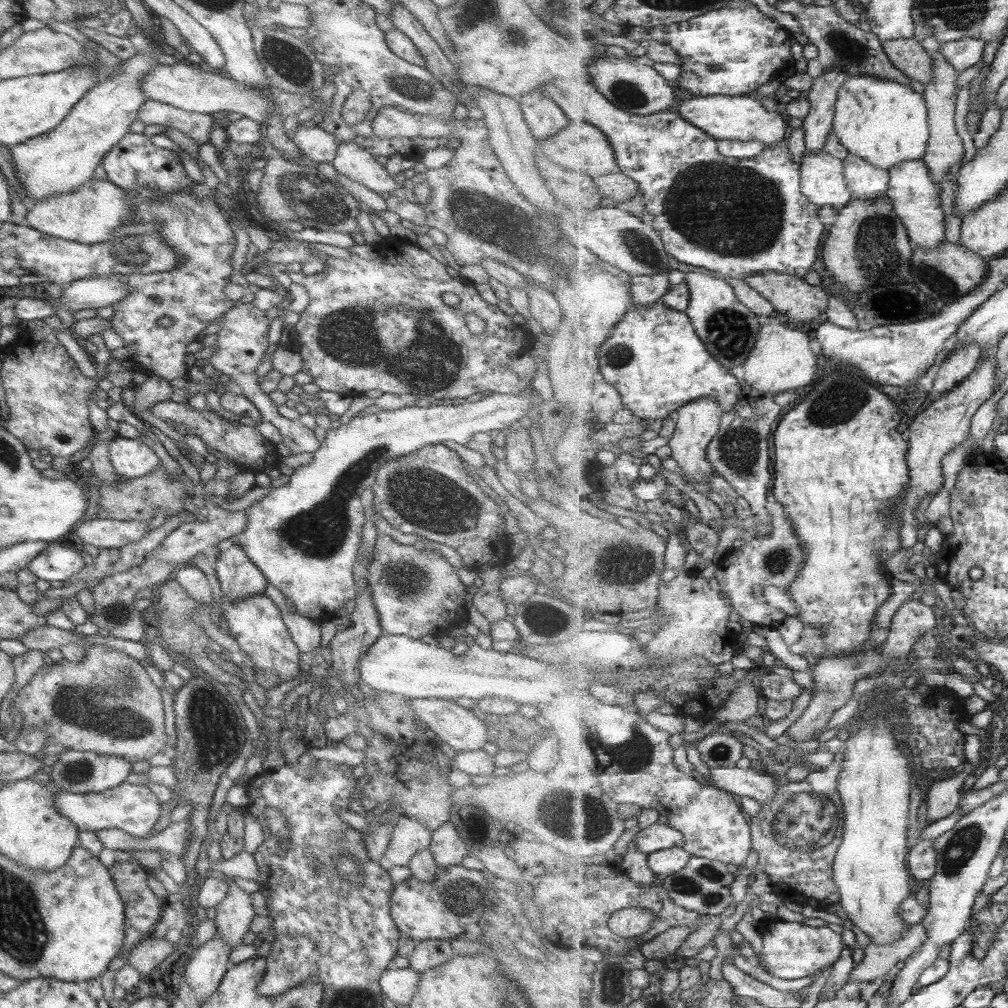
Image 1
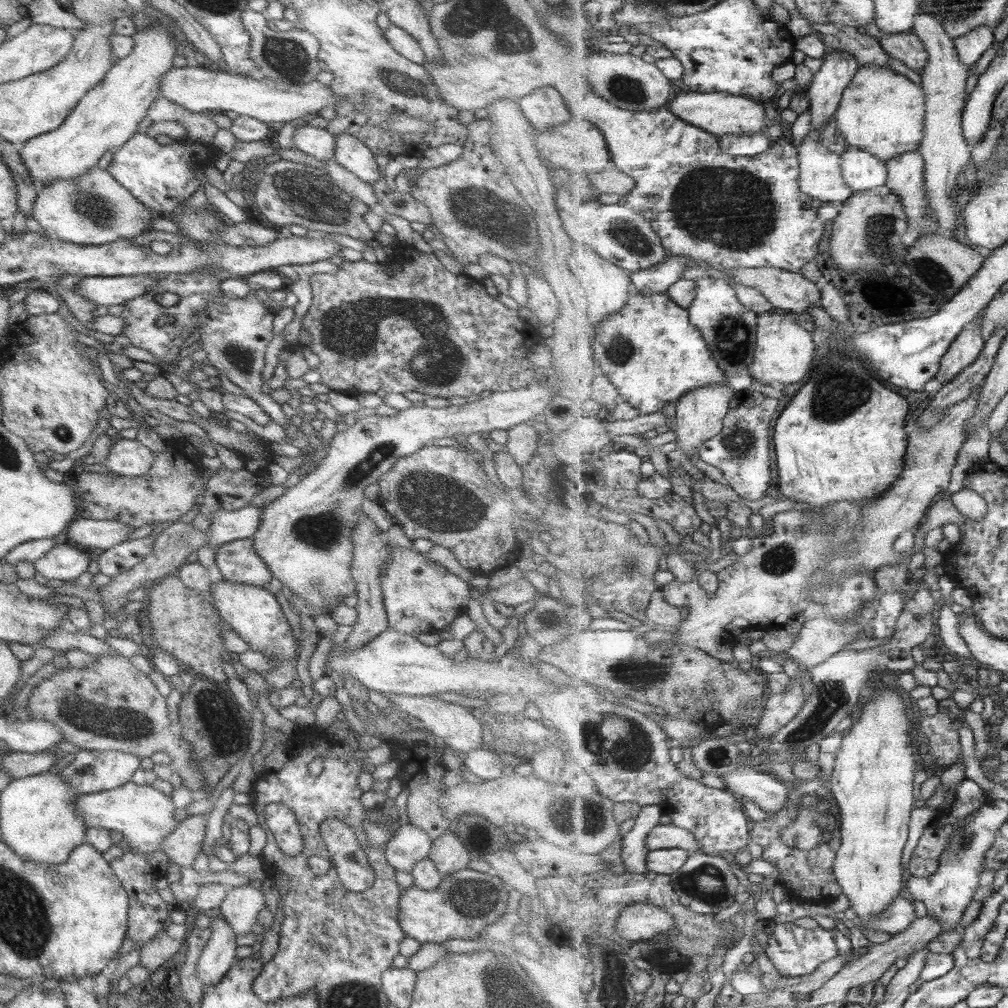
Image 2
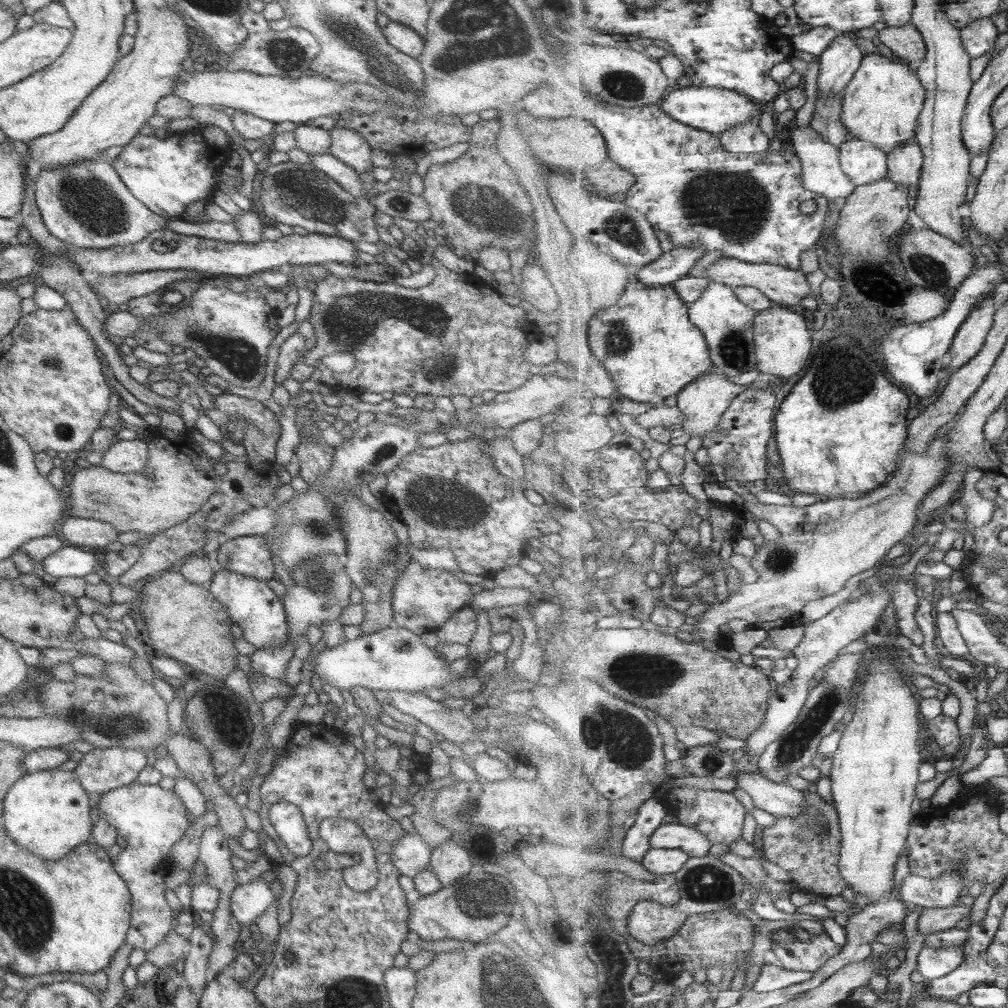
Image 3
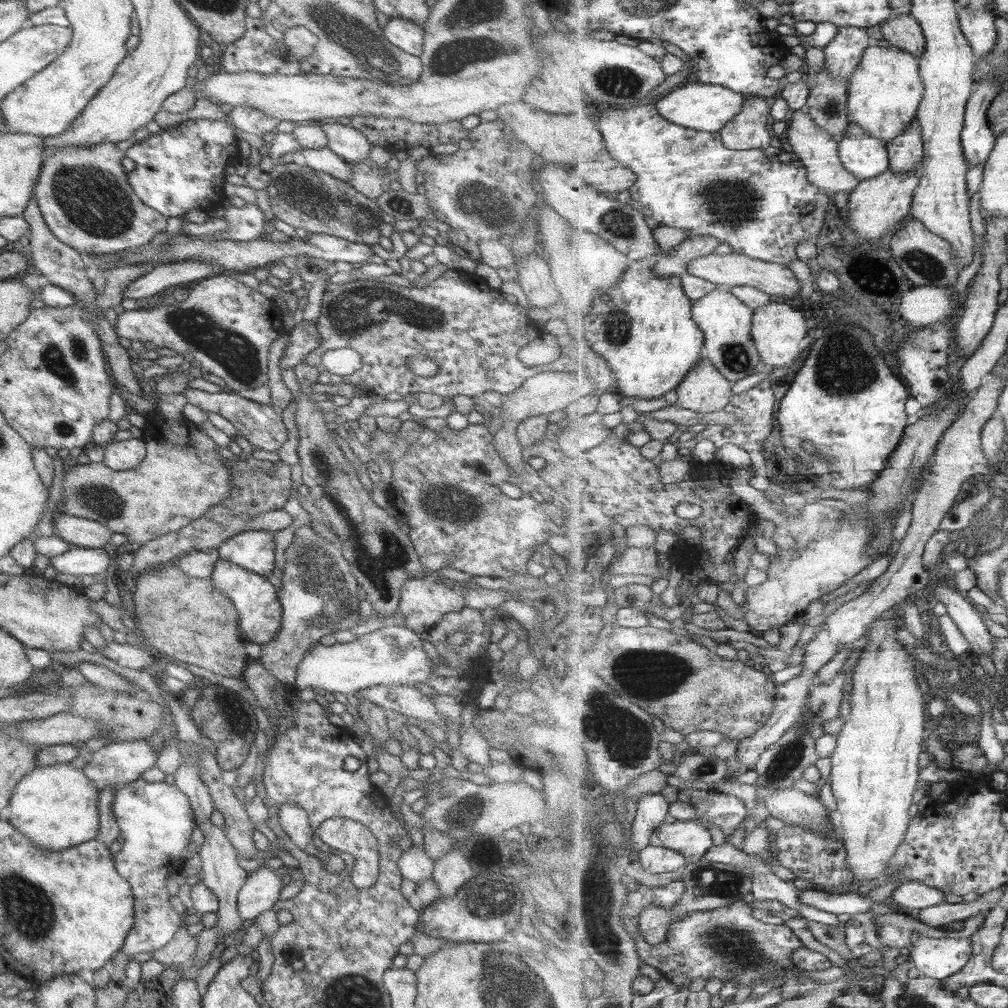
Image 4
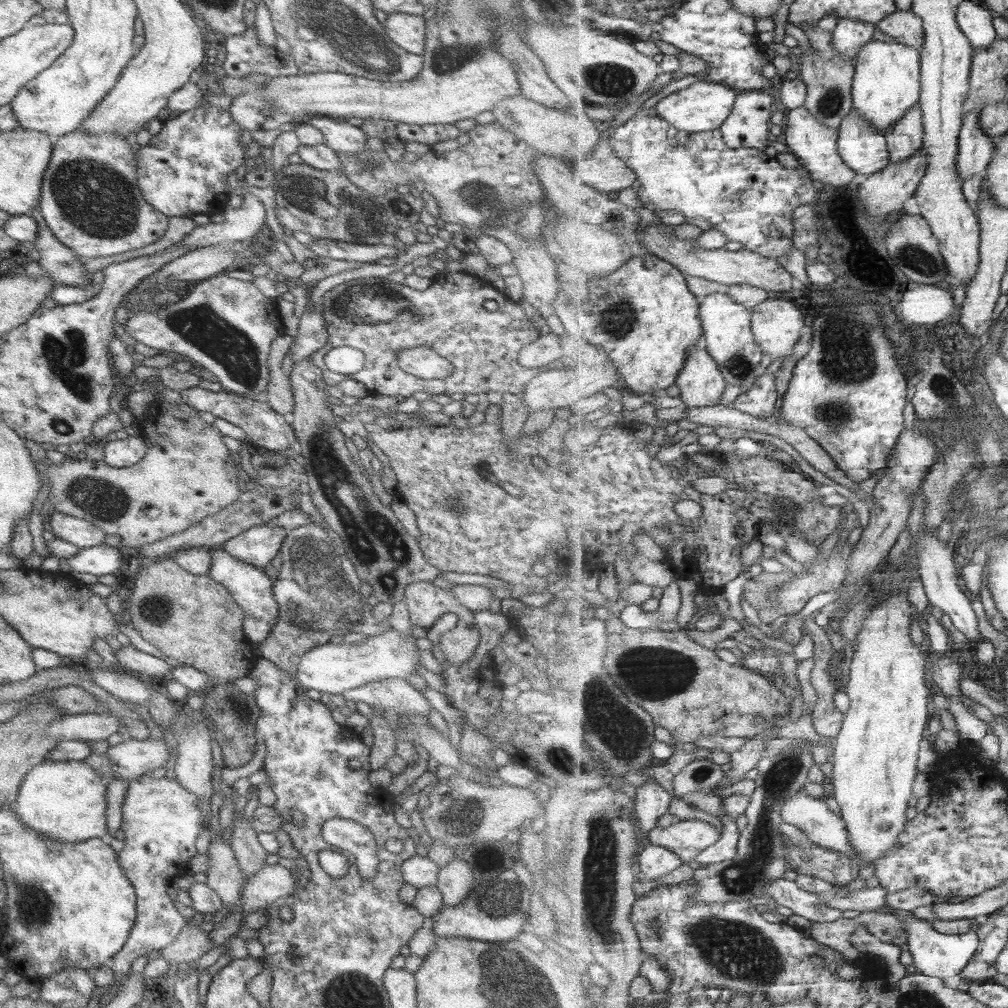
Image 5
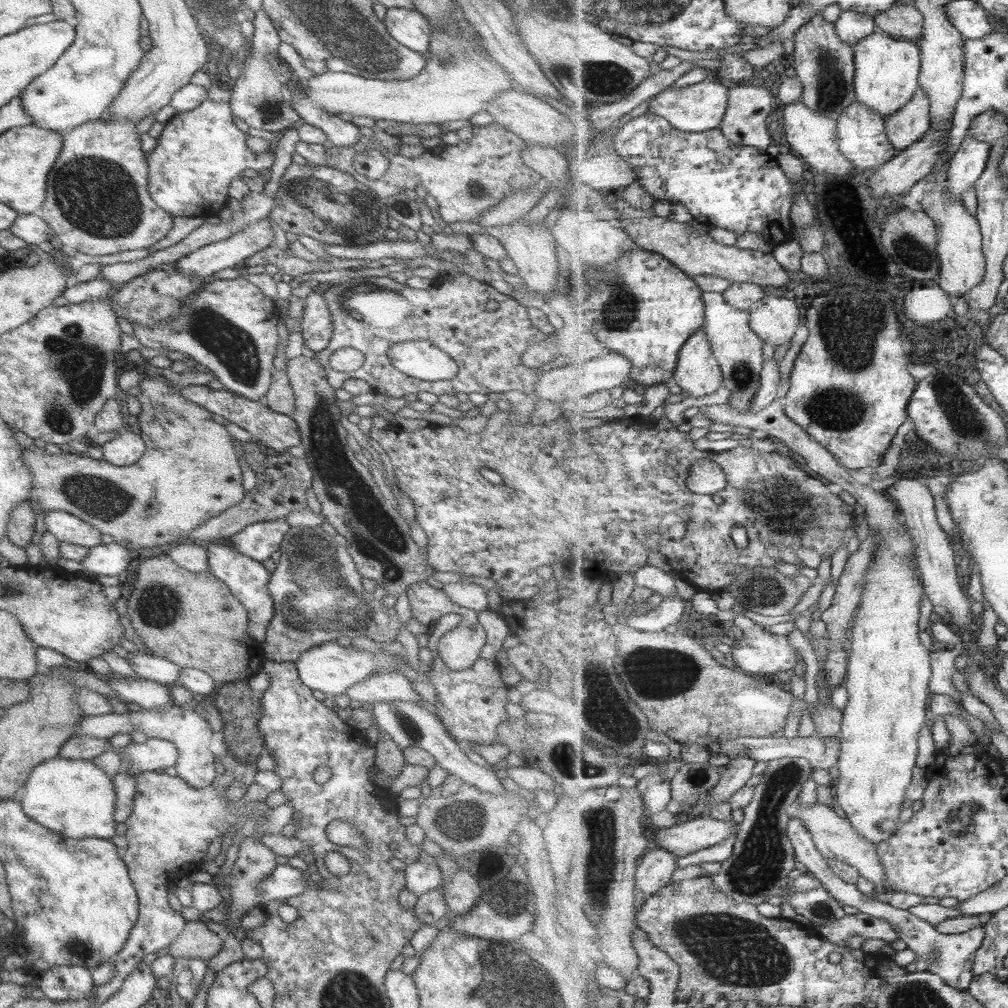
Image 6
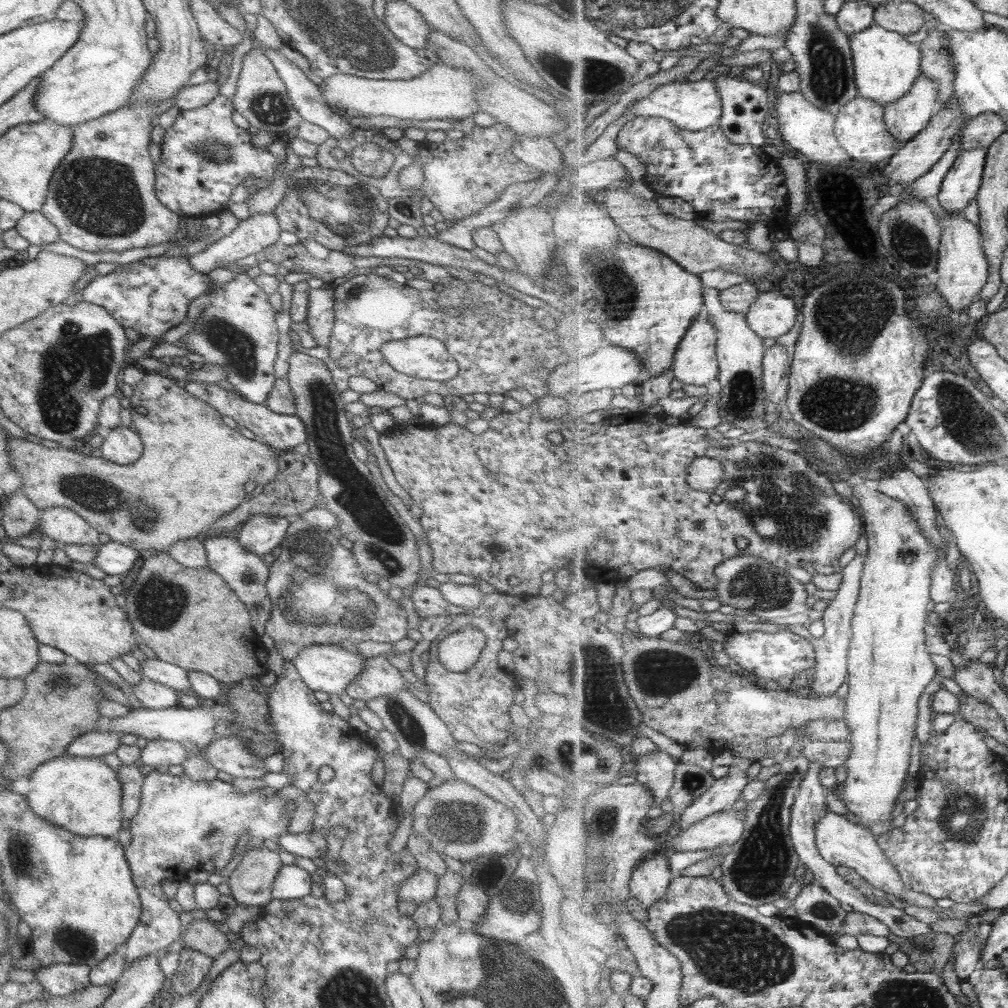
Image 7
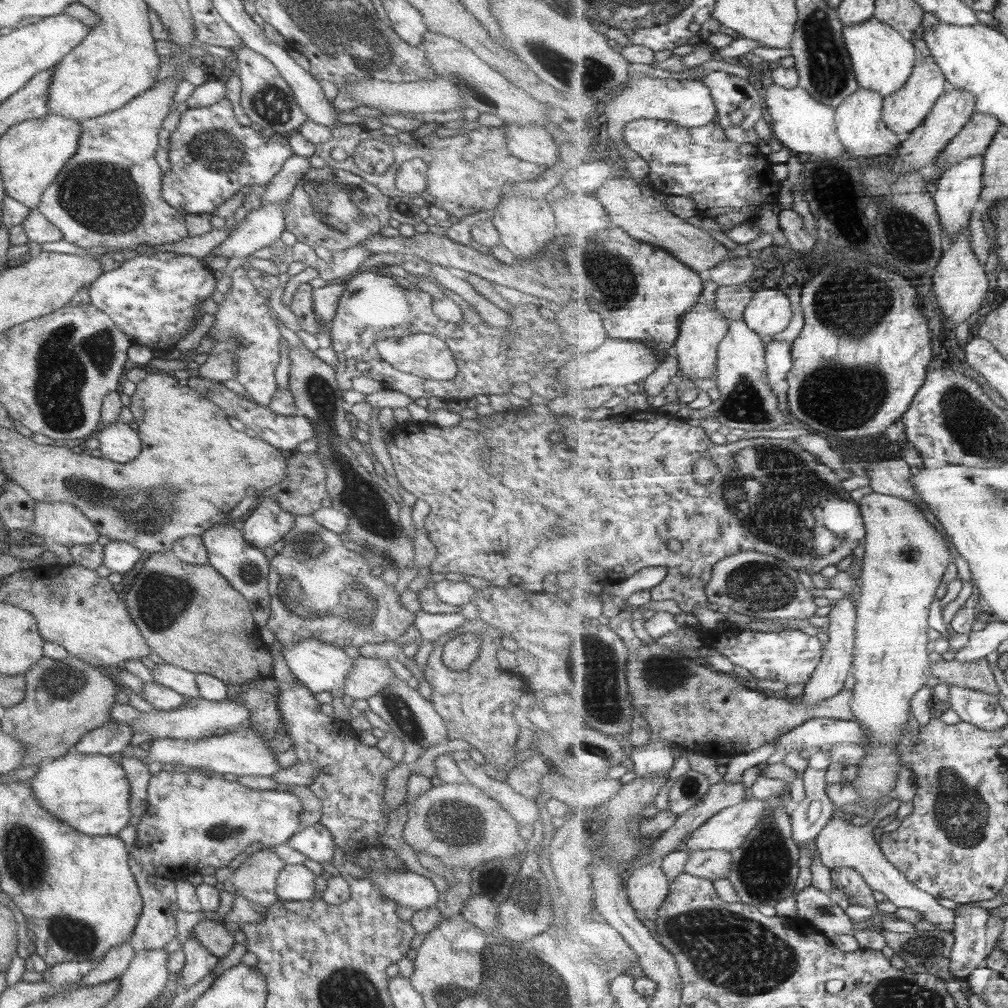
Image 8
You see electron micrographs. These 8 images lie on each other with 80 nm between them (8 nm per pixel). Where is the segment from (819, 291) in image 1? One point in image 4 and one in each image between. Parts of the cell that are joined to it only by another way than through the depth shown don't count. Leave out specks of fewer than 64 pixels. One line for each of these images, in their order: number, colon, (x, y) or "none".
2: (789, 291)
3: (786, 287)
4: (733, 269)

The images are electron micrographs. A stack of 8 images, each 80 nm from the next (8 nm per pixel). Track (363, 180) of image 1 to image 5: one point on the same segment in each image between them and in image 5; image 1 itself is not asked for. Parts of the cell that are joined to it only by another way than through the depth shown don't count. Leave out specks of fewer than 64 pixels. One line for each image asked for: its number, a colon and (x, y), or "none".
2: (350, 154)
3: (347, 146)
4: (350, 144)
5: (339, 136)

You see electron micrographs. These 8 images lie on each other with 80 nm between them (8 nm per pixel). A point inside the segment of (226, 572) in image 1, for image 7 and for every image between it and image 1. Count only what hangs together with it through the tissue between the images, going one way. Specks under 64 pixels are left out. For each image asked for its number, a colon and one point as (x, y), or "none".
2: (237, 562)
3: (248, 556)
4: (252, 550)
5: (255, 546)
6: (259, 540)
7: (259, 534)

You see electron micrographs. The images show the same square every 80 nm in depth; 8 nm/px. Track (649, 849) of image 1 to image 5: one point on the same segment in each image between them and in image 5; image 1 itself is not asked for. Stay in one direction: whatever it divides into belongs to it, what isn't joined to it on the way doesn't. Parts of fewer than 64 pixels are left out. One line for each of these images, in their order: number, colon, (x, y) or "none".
2: (665, 836)
3: (695, 844)
4: (693, 840)
5: (690, 838)

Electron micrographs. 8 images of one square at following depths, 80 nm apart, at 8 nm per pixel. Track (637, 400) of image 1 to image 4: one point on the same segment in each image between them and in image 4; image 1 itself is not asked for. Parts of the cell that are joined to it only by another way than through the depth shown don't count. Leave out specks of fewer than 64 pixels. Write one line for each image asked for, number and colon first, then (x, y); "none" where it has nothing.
2: (650, 351)
3: (649, 348)
4: (644, 328)

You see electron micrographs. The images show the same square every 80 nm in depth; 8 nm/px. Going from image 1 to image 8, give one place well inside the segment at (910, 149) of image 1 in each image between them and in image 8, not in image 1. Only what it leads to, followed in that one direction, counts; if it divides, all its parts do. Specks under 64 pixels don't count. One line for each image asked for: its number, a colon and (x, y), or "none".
2: (882, 111)
3: (882, 104)
4: (885, 90)
5: (887, 83)
6: (888, 70)
7: (887, 65)
8: (883, 59)

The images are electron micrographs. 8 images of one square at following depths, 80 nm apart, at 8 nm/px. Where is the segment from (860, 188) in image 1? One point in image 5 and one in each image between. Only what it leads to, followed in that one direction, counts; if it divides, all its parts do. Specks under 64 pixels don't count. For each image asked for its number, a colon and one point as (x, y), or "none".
2: (863, 170)
3: (863, 161)
4: (865, 156)
5: (864, 148)

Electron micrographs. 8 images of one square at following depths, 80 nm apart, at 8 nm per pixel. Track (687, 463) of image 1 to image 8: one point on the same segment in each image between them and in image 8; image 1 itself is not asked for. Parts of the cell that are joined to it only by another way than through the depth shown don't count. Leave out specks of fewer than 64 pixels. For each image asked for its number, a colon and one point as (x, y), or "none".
2: (700, 414)
3: (704, 403)
4: (705, 390)
5: (701, 383)
6: (698, 372)
7: (696, 363)
8: (702, 330)

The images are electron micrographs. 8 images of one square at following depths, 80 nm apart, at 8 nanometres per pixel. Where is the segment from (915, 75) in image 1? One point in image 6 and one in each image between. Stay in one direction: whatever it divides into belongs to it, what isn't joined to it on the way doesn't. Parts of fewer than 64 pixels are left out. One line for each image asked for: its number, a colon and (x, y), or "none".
2: (908, 47)
3: (906, 42)
4: (905, 31)
5: (906, 26)
6: (906, 20)

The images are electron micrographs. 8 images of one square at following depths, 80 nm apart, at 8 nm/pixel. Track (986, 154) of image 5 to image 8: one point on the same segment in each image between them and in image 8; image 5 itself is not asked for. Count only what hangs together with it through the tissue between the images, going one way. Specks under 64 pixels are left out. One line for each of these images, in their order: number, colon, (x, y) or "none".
6: (966, 167)
7: (962, 183)
8: (958, 192)

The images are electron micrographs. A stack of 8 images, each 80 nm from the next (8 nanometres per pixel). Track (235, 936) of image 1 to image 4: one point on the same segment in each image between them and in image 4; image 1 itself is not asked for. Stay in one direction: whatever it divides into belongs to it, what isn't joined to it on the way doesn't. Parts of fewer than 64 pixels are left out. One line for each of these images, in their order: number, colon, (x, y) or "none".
2: (239, 907)
3: (246, 901)
4: (259, 890)

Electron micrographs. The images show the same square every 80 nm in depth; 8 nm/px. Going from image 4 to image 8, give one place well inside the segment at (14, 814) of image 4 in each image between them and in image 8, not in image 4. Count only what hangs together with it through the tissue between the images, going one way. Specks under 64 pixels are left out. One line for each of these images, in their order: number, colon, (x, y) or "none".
5: (64, 801)
6: (74, 798)
7: (80, 795)
8: (88, 792)

